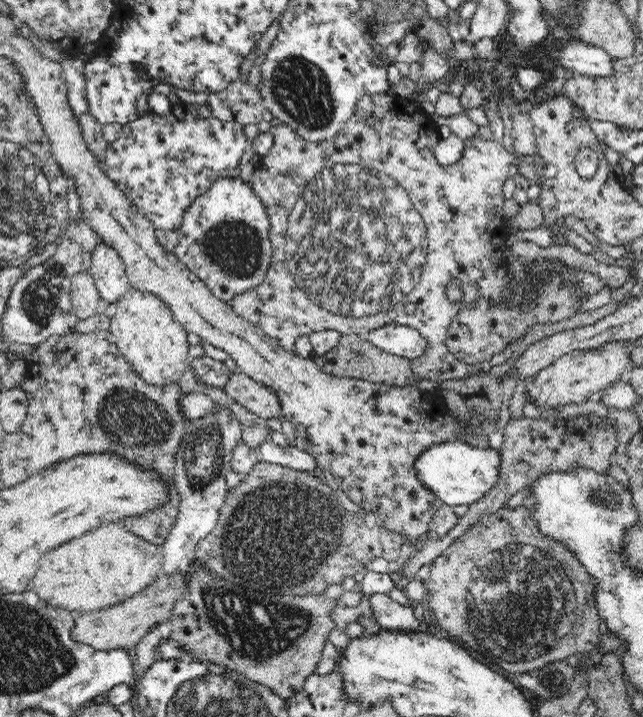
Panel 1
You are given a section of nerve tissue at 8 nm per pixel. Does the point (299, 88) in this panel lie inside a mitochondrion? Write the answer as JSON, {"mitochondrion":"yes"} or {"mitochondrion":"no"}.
{"mitochondrion":"yes"}

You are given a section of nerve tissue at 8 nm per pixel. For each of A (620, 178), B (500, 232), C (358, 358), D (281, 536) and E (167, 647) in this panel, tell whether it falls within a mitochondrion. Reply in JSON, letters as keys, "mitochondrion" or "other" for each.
{"A":"other","B":"other","C":"mitochondrion","D":"mitochondrion","E":"other"}

